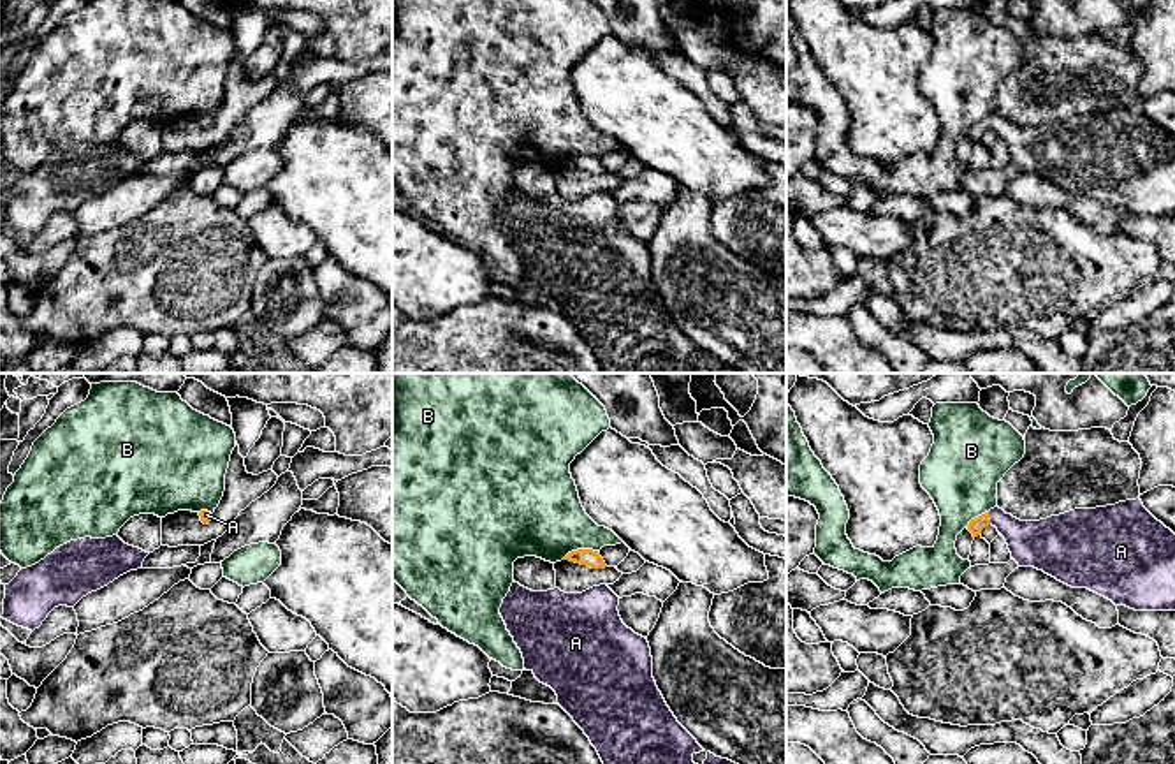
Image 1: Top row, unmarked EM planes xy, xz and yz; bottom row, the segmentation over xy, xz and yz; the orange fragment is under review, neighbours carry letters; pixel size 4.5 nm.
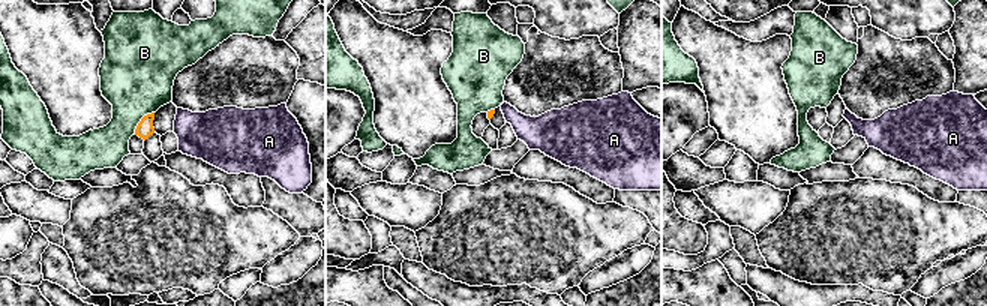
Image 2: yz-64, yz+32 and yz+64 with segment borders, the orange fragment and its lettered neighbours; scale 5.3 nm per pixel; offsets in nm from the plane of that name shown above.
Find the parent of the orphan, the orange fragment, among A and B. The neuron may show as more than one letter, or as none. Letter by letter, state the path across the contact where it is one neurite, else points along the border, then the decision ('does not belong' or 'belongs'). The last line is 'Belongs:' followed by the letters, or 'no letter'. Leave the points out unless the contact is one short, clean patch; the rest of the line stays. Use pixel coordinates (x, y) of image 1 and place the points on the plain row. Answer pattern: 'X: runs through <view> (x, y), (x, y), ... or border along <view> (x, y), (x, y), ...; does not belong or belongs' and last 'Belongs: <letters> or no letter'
A: runs through yz (977, 131), (987, 124), (999, 124), (1035, 150); belongs
B: border along xz (597, 155), (572, 155), (561, 164); does not belong
Belongs: A

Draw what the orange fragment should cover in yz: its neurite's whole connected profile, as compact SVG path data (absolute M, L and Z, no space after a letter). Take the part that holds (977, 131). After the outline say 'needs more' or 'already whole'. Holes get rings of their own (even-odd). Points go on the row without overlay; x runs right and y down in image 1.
M1140 104L1096 114L1075 114L1040 127L1020 127L996 111L971 125L967 136L978 143L989 130L1004 143L1018 173L1034 173L1071 194L1087 194L1115 211L1135 217L1175 217L1175 139L1157 127Z; needs more

